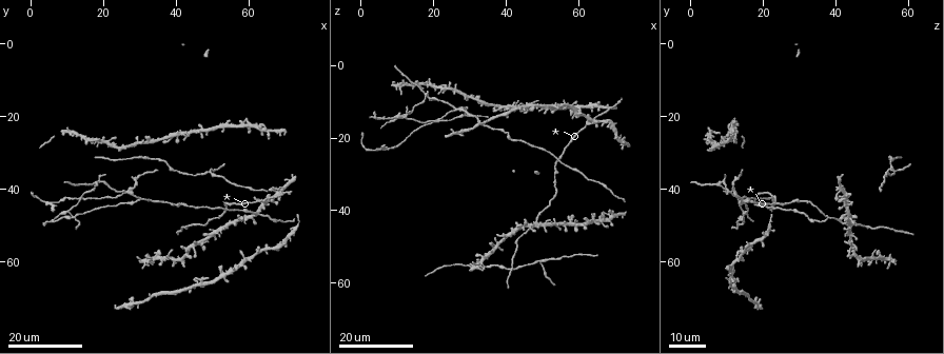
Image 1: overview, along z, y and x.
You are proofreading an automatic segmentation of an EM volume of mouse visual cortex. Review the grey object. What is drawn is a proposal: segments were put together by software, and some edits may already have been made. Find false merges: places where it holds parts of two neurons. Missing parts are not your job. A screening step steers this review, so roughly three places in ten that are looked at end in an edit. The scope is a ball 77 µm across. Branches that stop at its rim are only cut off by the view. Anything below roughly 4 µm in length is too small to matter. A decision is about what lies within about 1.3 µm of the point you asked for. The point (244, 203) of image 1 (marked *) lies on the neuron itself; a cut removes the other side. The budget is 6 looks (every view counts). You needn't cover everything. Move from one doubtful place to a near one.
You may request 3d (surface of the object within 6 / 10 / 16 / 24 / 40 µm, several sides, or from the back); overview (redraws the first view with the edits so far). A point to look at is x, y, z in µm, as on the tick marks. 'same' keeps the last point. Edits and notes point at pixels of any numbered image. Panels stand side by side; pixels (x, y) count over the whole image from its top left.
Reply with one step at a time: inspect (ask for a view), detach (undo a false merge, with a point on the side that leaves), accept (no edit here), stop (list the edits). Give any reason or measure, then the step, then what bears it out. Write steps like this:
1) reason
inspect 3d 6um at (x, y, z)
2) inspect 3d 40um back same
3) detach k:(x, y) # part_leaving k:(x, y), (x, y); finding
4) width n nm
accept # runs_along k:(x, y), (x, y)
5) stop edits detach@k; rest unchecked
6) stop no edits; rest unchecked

two arms at a narrow angle
inspect 3d 24um at (64.5, 43.5, 15.0)

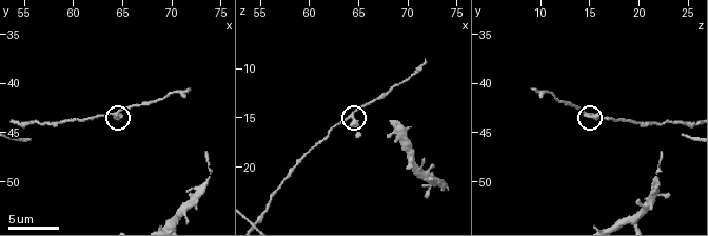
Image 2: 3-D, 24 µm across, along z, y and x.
closer look
inspect 3d 10um at (64.4, 43.2, 15.0)

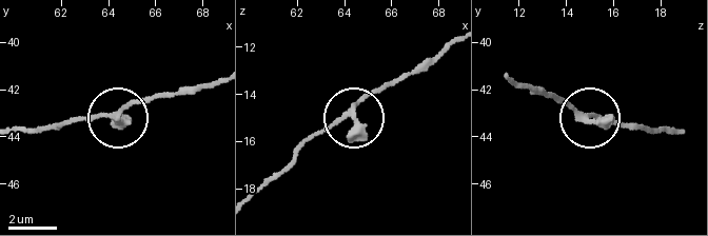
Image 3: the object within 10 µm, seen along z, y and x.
width 280 nm
accept # runs_along 3:(254, 196), (308, 141), (354, 115), (385, 82); all the same neuron

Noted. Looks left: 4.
four or more arms meet
inspect 3d 16um at (11.0, 47.0, 14.5)

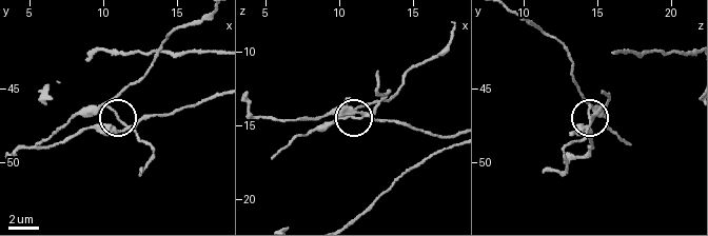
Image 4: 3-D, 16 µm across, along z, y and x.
zoom in
inspect 3d 6um at (11.6, 47.6, 14.4)

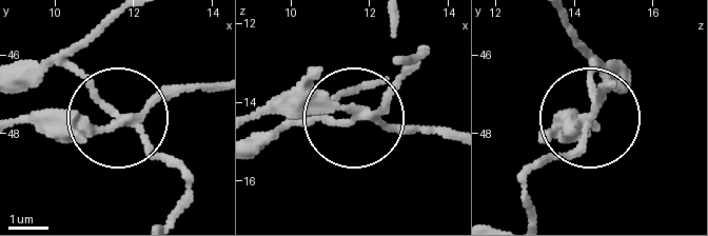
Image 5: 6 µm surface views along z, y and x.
other side
inspect 3d 6um back at (11.60, 47.65, 14.30)

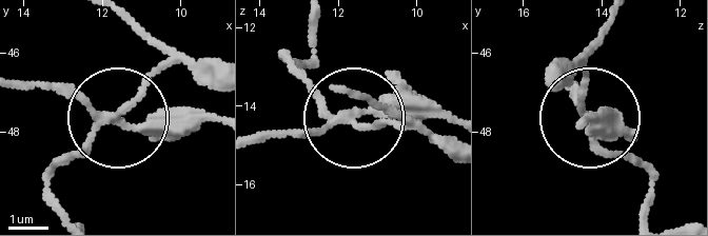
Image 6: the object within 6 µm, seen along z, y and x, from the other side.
detach 6:(78, 154) # a second neuron is stuck on

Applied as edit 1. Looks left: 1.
stop edits detach@6; rest unchecked

